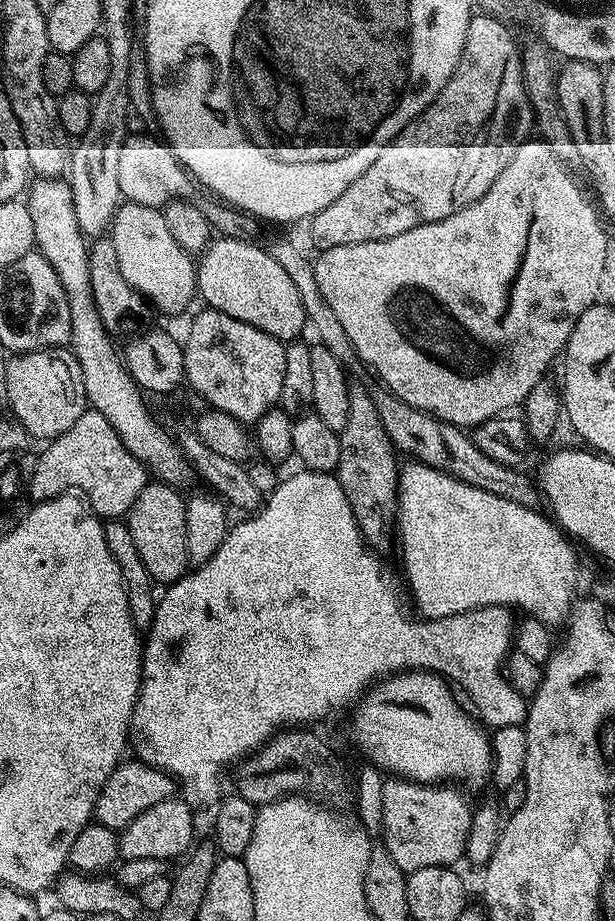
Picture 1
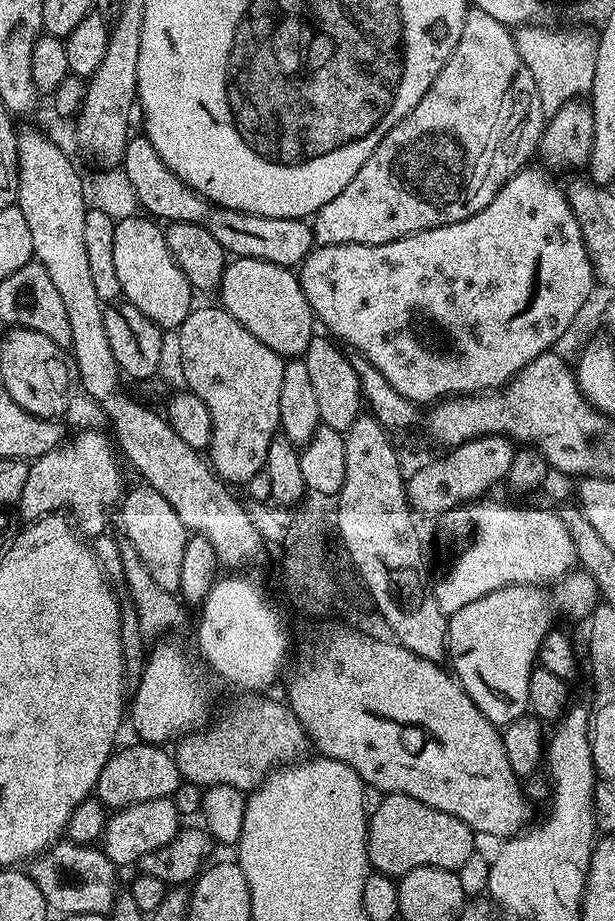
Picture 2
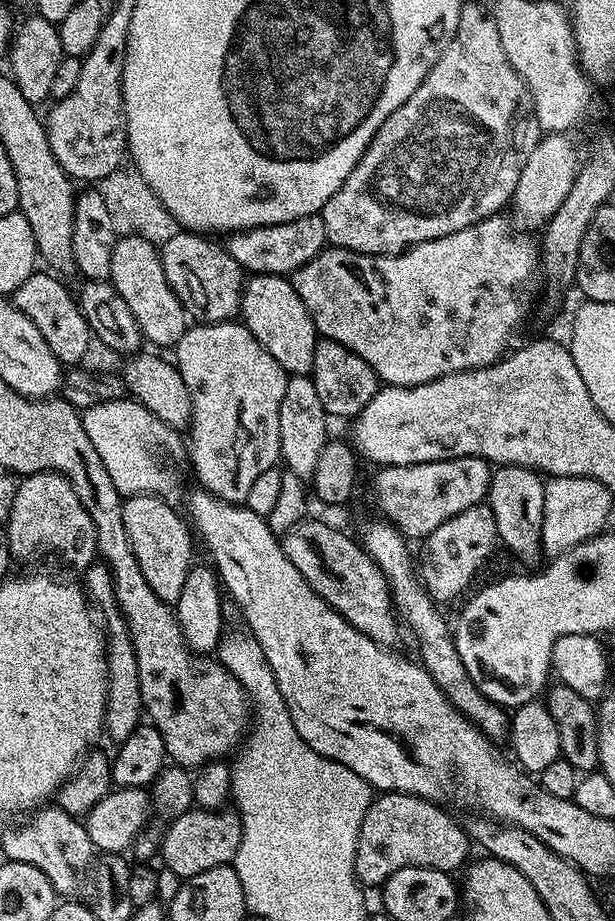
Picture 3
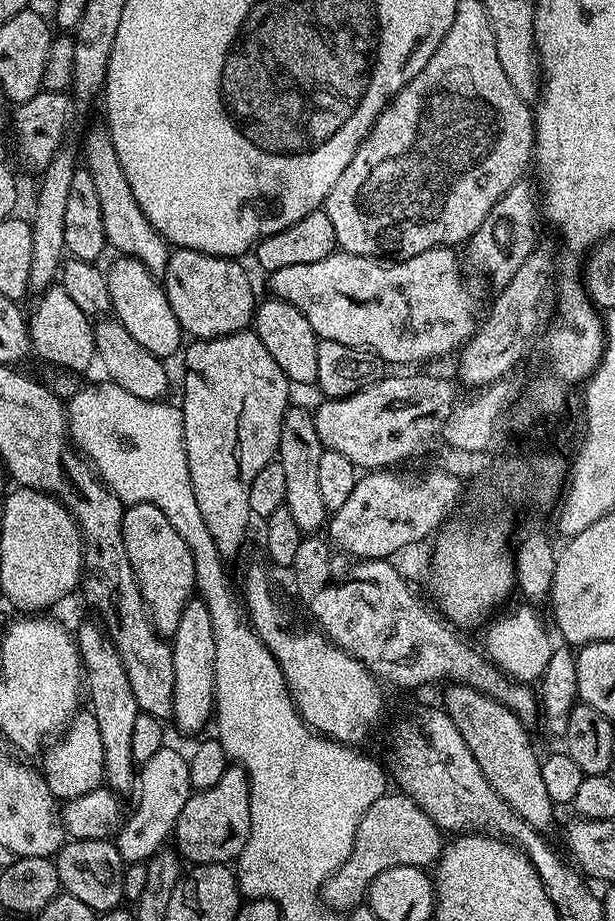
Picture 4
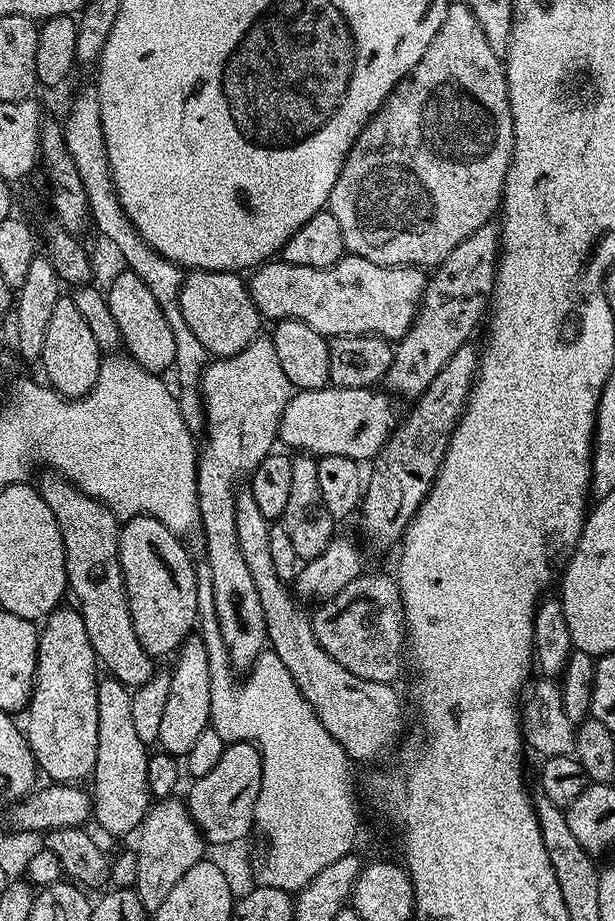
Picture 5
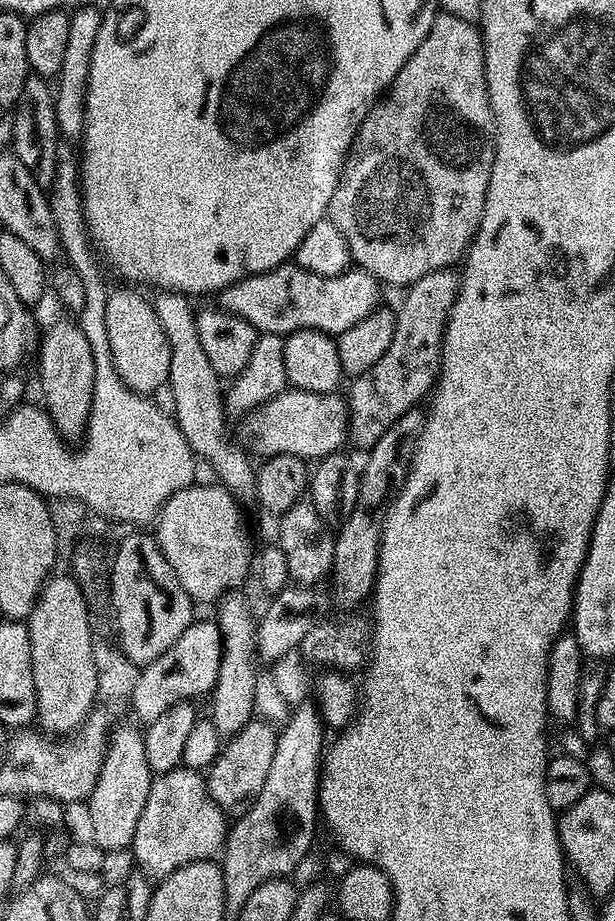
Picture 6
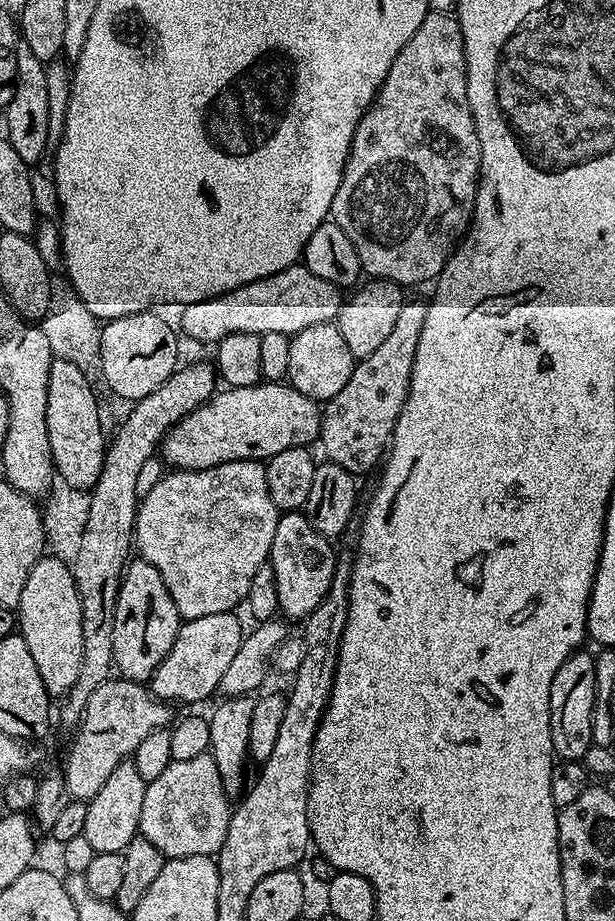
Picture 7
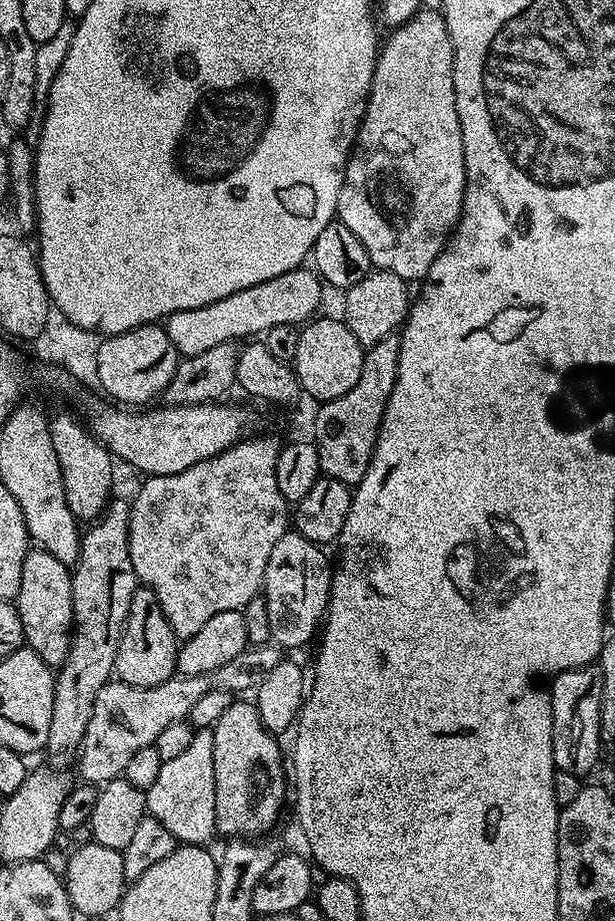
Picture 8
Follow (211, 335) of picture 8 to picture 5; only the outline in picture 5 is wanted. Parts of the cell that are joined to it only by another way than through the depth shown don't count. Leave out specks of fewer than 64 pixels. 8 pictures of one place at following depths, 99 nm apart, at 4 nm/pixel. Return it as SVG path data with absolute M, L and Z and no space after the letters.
M351 254L345 255L344 259L329 268L294 266L282 258L273 258L259 265L251 276L247 281L248 293L265 321L306 322L306 326L310 326L310 330L314 330L326 338L374 335L382 336L389 342L402 339L410 330L416 312L420 309L420 302L424 298L426 283L425 273L419 268L387 268Z

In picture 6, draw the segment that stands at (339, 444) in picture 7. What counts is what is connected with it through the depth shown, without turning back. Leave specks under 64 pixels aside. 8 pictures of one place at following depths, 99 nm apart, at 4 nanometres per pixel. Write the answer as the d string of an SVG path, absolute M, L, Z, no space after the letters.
M452 268L434 270L426 278L407 285L404 301L395 309L396 325L390 347L366 374L355 377L346 391L348 405L347 443L356 448L372 448L420 399L431 393L440 375L440 349L444 346L444 327L460 289L460 272Z

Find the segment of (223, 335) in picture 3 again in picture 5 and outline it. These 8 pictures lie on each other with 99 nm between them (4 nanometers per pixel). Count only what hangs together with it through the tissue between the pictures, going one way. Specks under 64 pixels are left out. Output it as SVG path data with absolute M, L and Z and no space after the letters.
M271 335L257 336L246 350L233 356L221 356L213 359L204 369L204 378L200 381L200 394L204 401L204 432L202 447L196 462L196 497L200 511L200 528L204 532L204 552L210 566L212 585L214 586L214 610L222 634L222 642L228 651L228 663L236 670L247 670L265 651L268 644L266 618L262 614L262 601L258 598L258 589L254 586L246 558L242 558L242 549L238 546L238 522L234 522L236 513L236 476L247 477L273 451L280 430L280 419L288 405L288 399L294 395L292 383L278 363L278 354L274 354L274 342Z

